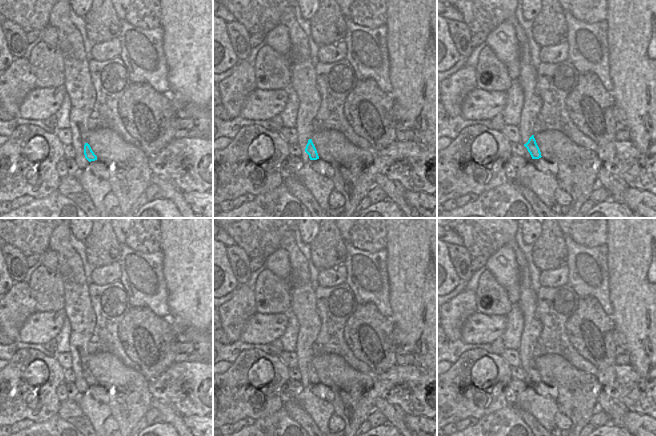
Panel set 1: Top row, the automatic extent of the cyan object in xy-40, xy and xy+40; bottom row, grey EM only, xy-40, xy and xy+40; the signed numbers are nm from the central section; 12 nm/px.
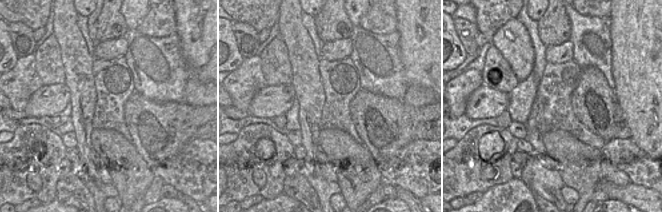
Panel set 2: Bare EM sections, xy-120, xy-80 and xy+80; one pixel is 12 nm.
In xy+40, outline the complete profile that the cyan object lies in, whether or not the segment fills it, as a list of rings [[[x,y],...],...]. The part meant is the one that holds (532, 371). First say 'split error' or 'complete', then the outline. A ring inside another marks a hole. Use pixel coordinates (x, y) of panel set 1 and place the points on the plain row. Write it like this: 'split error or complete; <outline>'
complete; [[[532,359],[528,366],[524,368],[524,370],[527,372],[528,376],[530,377],[532,383],[539,383],[541,382],[541,376],[540,373],[536,367],[536,364],[534,362],[534,359]]]

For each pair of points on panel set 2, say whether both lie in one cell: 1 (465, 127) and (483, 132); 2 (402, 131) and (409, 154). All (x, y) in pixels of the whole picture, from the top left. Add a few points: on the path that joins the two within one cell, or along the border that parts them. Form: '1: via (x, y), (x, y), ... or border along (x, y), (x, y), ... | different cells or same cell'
1: border along (494, 126), (488, 124), (476, 125), (457, 141) | different cells
2: border along (413, 139), (386, 157) | different cells

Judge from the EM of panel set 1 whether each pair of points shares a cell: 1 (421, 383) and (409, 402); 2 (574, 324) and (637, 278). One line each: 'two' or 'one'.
1: one
2: two

